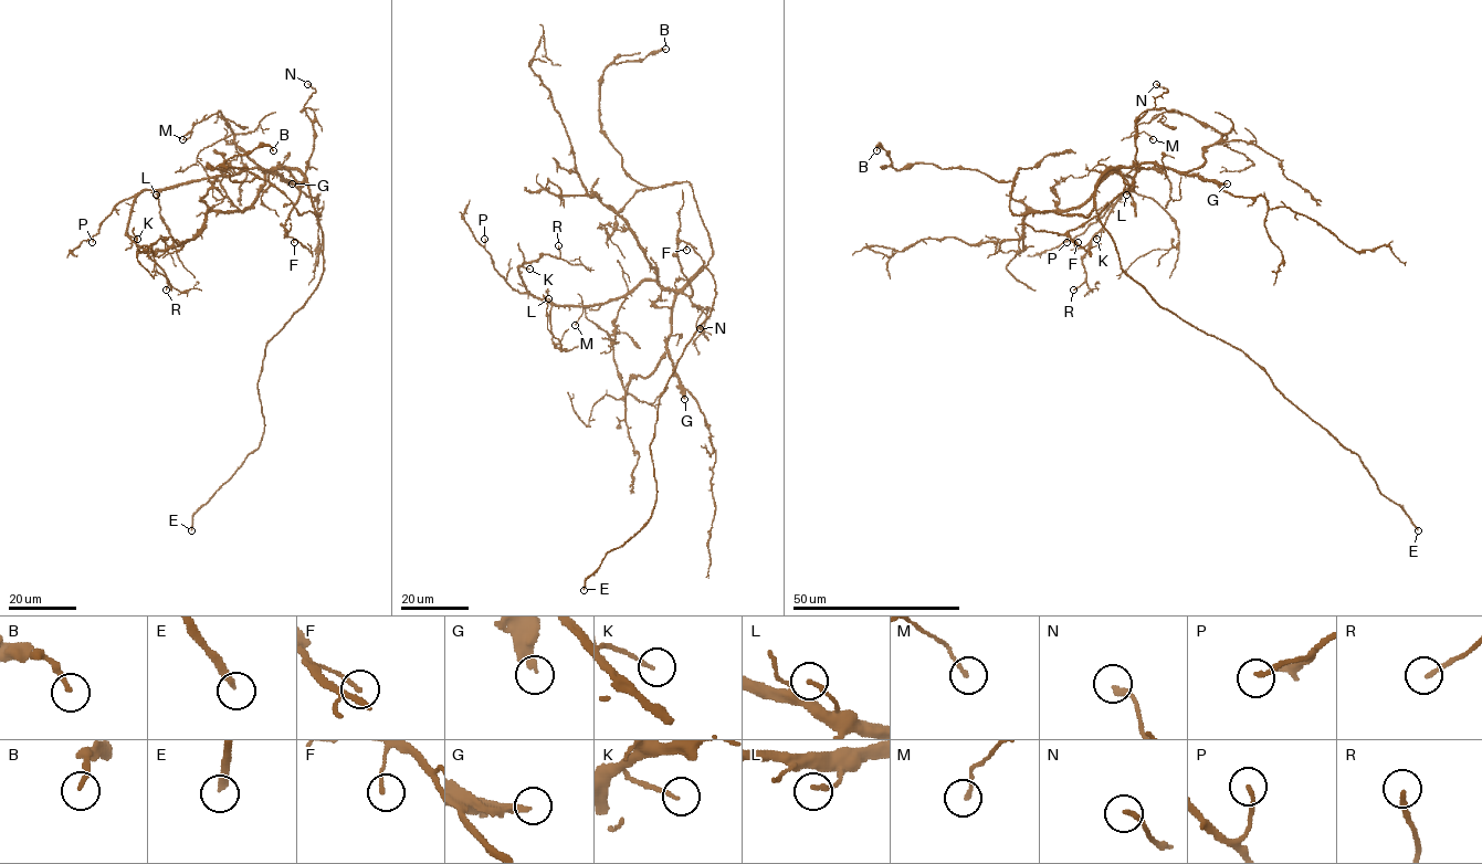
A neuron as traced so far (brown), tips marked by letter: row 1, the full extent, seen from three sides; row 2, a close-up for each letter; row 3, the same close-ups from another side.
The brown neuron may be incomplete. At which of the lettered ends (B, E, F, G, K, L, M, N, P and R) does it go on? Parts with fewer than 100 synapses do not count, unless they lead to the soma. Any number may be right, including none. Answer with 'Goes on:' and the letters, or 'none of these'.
Goes on: E, G

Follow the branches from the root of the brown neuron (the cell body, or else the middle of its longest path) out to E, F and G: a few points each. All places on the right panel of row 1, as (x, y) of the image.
E: (1104, 228), (1126, 274), (1160, 306), (1246, 353), (1286, 399), (1359, 456), (1377, 488), (1404, 510), (1418, 530)
F: (1104, 228), (1095, 193), (1099, 180), (1110, 170), (1117, 170), (1124, 190), (1069, 231), (1078, 242)
G: (1104, 228), (1096, 209), (1095, 193), (1099, 180), (1110, 170), (1157, 162), (1206, 181), (1227, 183)

